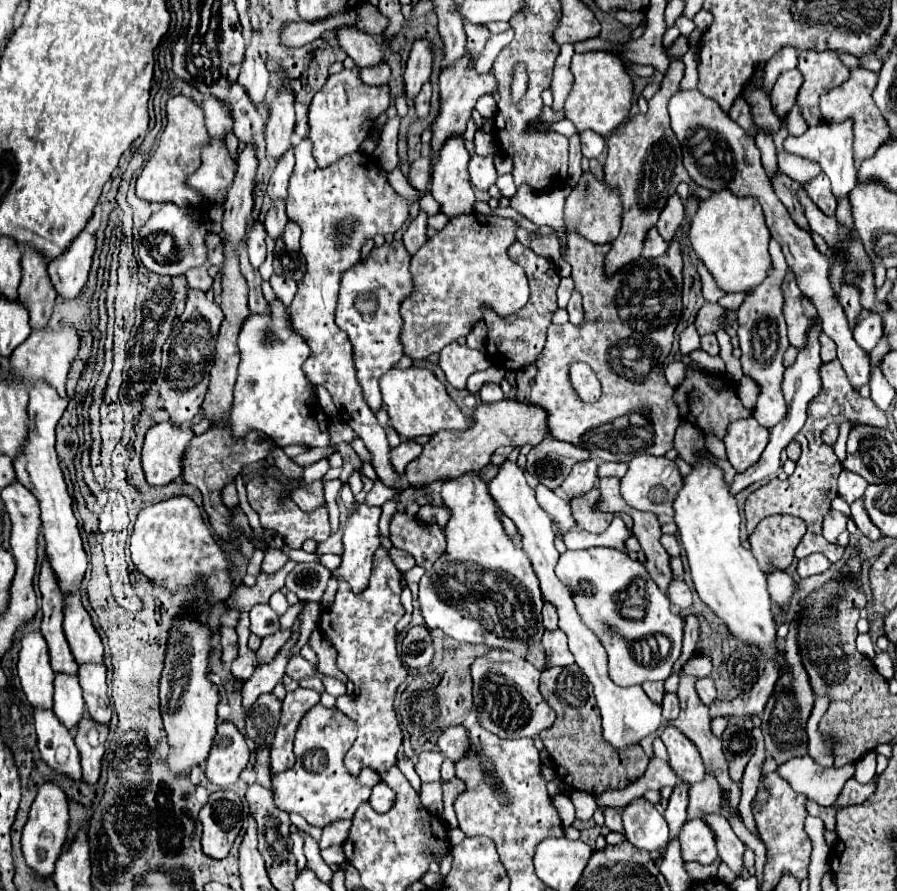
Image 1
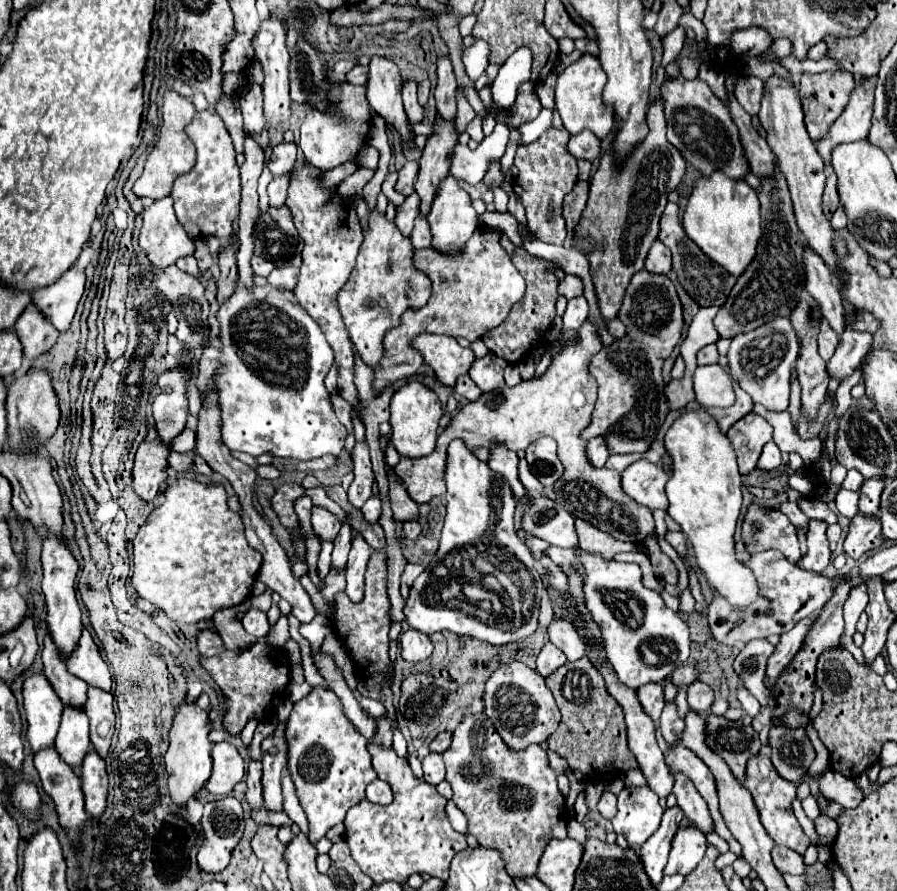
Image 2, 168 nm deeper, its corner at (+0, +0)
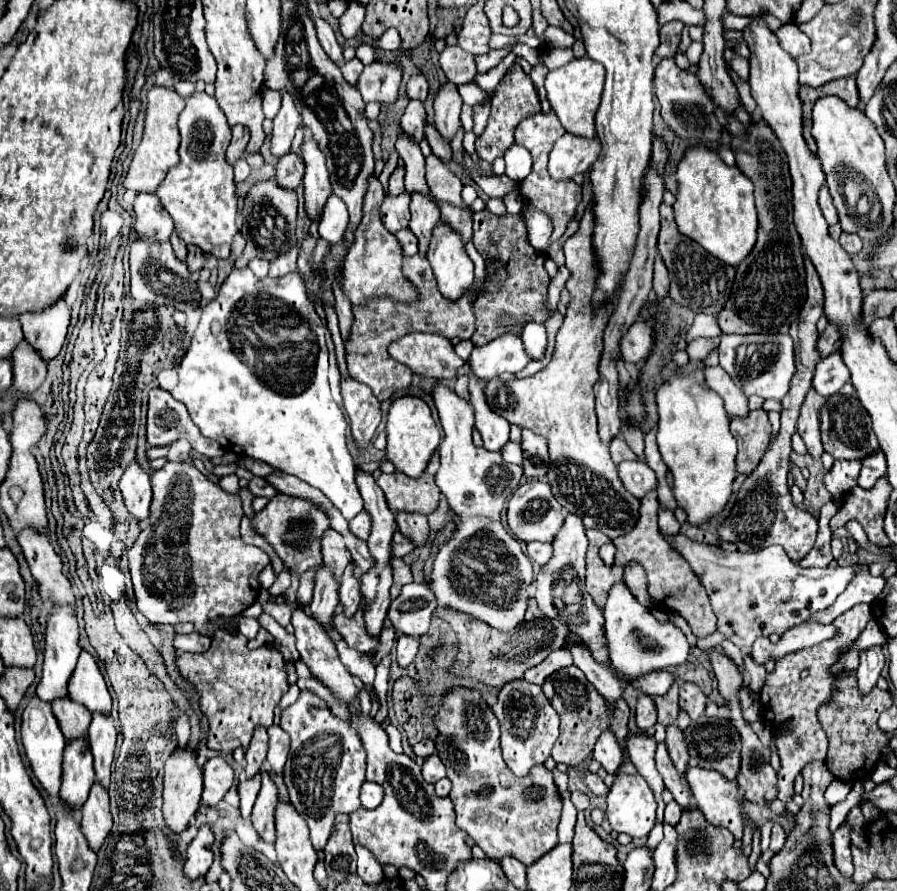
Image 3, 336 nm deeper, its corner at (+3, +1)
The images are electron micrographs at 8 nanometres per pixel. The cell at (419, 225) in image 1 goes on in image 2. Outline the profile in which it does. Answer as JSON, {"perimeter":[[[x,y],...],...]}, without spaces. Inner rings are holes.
{"perimeter":[[[413,193],[397,207],[397,215],[395,215],[395,225],[405,237],[411,235],[415,217],[417,217],[417,195]]]}

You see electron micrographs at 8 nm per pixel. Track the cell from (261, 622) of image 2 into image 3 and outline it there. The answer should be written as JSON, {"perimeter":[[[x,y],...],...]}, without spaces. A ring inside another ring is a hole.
{"perimeter":[[[242,616],[240,624],[238,624],[238,630],[240,630],[240,634],[244,634],[246,638],[254,638],[254,636],[258,634],[258,630],[260,630],[260,624],[258,624],[256,618],[246,618],[246,616]]]}

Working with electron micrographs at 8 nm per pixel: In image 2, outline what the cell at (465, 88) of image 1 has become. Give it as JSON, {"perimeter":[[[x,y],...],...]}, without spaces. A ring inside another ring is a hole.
{"perimeter":[[[435,119],[435,135],[429,137],[423,155],[419,159],[419,173],[415,181],[415,193],[419,195],[419,213],[429,215],[431,203],[437,195],[439,183],[449,173],[449,151],[457,145],[455,123],[441,123]]]}

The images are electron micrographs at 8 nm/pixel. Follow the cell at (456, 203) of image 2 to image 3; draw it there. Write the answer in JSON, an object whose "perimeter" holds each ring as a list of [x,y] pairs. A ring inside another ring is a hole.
{"perimeter":[[[442,220],[432,230],[426,258],[438,280],[438,290],[446,298],[460,298],[464,288],[474,282],[474,264],[466,254],[462,236]]]}

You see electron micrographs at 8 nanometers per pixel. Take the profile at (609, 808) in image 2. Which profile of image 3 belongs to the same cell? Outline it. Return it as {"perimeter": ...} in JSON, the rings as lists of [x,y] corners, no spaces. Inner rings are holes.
{"perimeter":[[[586,772],[584,782],[588,784],[588,788],[592,790],[592,794],[594,794],[594,796],[606,796],[606,794],[608,794],[608,786],[606,786],[606,784],[596,776],[596,774]]]}

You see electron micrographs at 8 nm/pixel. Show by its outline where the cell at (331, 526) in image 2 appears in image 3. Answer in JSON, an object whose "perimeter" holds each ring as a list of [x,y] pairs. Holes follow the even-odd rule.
{"perimeter":[[[334,528],[322,536],[322,558],[326,566],[334,566],[336,580],[342,576],[348,562],[352,562],[350,552],[344,546],[344,538]]]}

